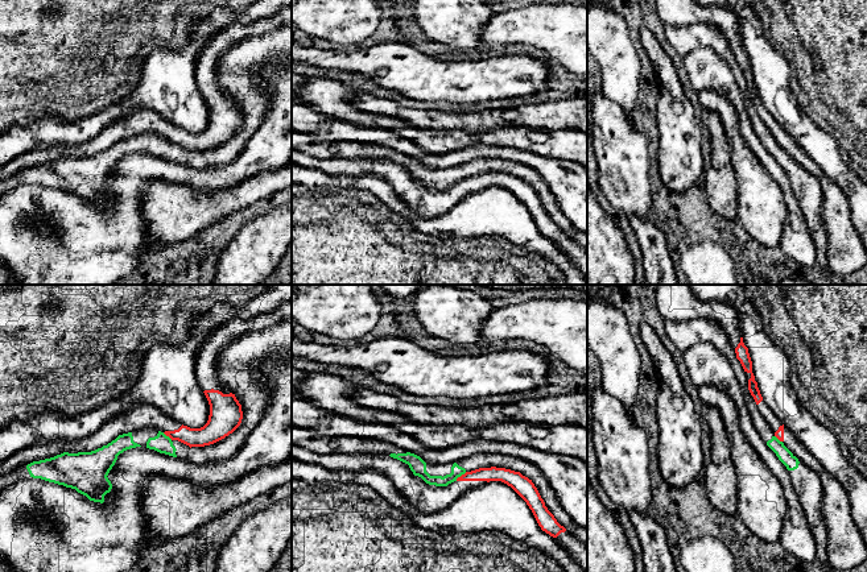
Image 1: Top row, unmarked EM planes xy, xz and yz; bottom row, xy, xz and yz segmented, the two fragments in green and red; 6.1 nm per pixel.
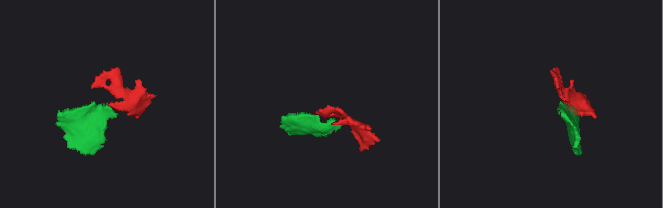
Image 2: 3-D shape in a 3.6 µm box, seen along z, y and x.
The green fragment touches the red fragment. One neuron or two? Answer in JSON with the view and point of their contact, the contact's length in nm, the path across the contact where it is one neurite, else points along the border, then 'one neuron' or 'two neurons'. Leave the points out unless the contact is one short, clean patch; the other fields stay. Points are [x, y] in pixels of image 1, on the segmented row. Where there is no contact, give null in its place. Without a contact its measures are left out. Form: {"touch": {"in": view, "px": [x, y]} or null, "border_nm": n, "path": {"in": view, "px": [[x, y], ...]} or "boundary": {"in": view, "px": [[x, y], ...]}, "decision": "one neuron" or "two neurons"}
{"touch": {"in": "xz", "px": [461, 475]}, "border_nm": 90, "boundary": {"in": "xz", "px": [[466, 472], [455, 480]]}, "decision": "two neurons"}

